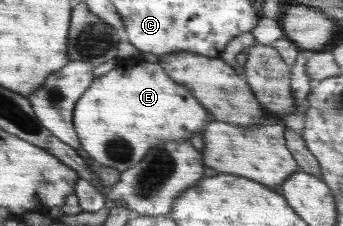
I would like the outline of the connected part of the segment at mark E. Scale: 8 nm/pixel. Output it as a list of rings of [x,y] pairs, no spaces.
[[[137,57],[119,60],[116,67],[107,74],[94,77],[87,92],[76,102],[73,111],[74,127],[82,144],[81,153],[122,173],[141,162],[149,148],[153,148],[159,140],[169,138],[169,142],[183,142],[189,140],[195,132],[203,130],[209,122],[207,110],[195,100],[195,96],[185,86],[175,84],[173,80],[161,70],[159,63],[145,62]]]

